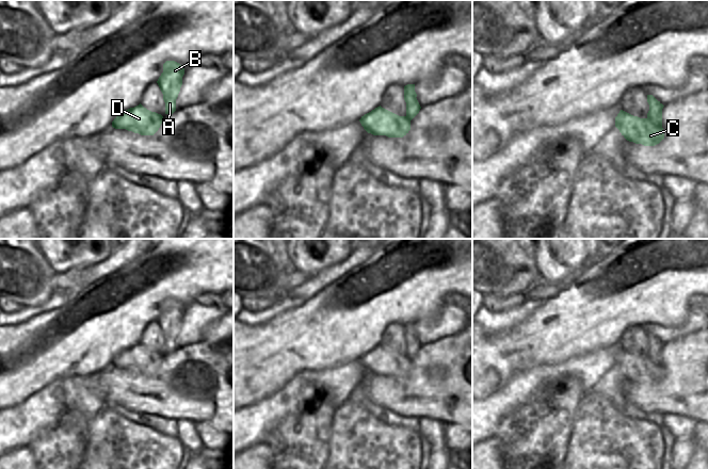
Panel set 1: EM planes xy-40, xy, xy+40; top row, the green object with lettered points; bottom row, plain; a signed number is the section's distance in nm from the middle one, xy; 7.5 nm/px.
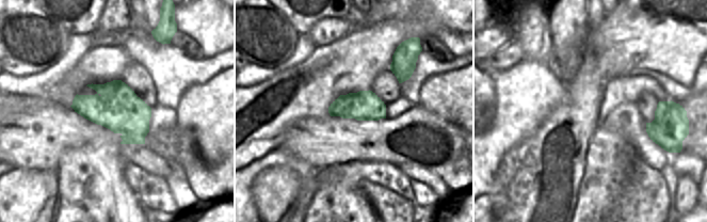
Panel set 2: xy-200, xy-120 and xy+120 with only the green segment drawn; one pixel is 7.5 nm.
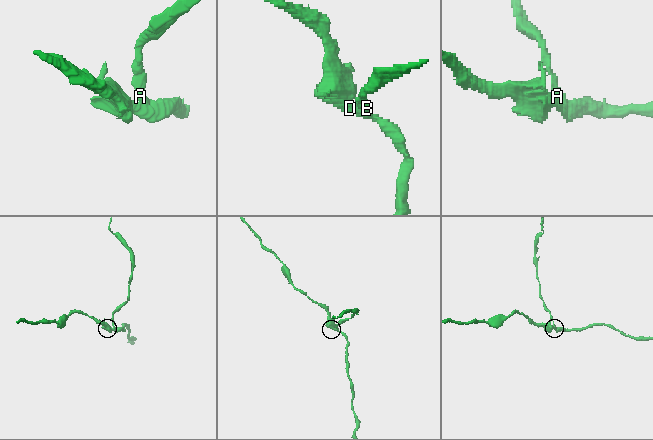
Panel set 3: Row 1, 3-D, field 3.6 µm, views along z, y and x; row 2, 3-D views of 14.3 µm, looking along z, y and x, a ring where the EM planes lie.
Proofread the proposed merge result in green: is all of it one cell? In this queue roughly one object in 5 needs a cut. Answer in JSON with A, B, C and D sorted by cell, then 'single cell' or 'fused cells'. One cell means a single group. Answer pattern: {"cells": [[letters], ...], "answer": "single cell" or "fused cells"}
{"cells": [["A", "B"], ["C", "D"]], "answer": "fused cells"}

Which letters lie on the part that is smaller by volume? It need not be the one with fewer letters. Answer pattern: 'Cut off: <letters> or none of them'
Cut off: A, B

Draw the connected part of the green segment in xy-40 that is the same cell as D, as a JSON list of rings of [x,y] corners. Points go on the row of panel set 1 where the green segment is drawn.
[[[141,103],[118,114],[112,122],[115,129],[126,129],[141,135],[154,135],[160,128],[163,116],[144,108]]]

